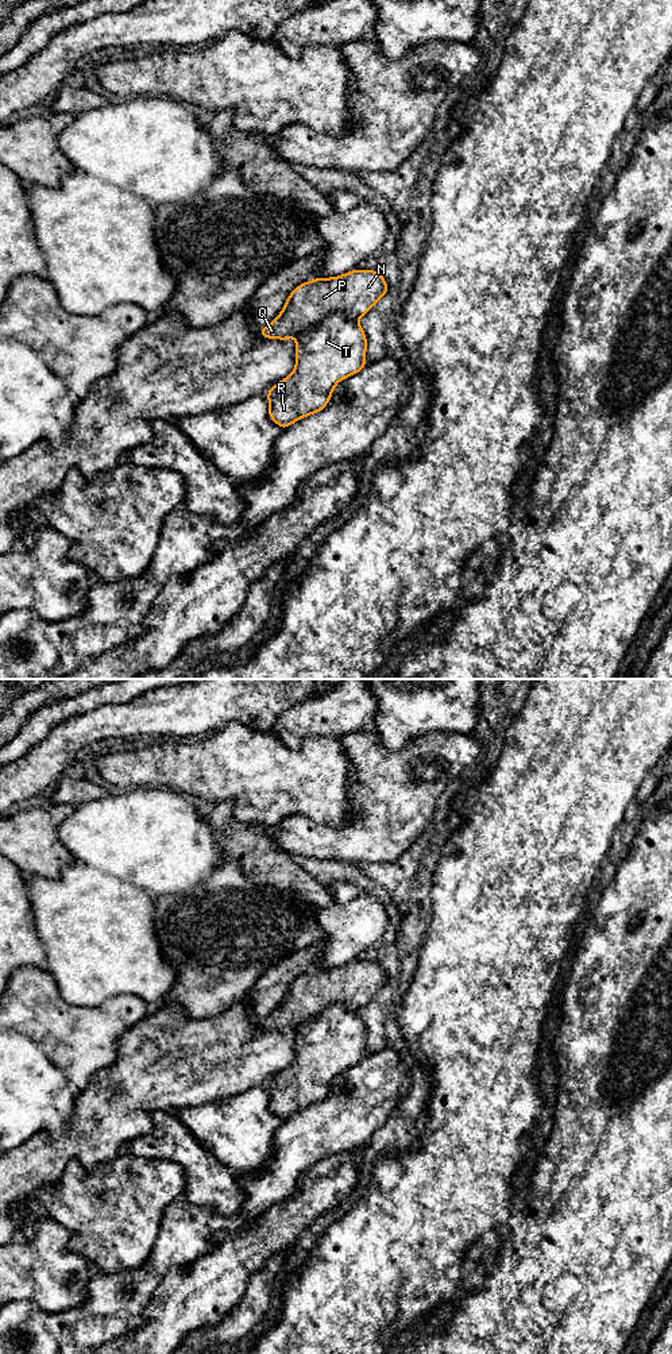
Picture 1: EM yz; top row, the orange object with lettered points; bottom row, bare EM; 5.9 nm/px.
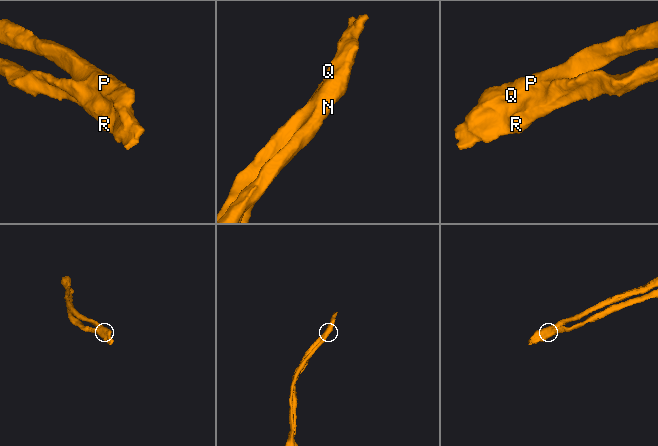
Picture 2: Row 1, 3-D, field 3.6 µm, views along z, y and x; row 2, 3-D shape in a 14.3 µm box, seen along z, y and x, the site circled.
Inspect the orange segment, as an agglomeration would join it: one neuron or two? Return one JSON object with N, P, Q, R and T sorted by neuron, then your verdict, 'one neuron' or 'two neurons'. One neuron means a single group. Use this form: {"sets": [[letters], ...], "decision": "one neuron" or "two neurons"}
{"sets": [["N", "P", "Q"], ["R", "T"]], "decision": "two neurons"}

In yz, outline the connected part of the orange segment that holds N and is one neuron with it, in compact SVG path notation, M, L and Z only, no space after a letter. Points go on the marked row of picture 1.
M355 269L337 277L314 278L298 285L281 313L258 332L262 337L287 340L335 312L358 320L387 292L386 279L375 269Z

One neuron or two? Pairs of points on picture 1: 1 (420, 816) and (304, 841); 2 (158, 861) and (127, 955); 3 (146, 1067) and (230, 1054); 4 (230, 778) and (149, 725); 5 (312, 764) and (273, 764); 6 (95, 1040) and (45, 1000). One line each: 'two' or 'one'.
1: one
2: two
3: one
4: two
5: one
6: one

